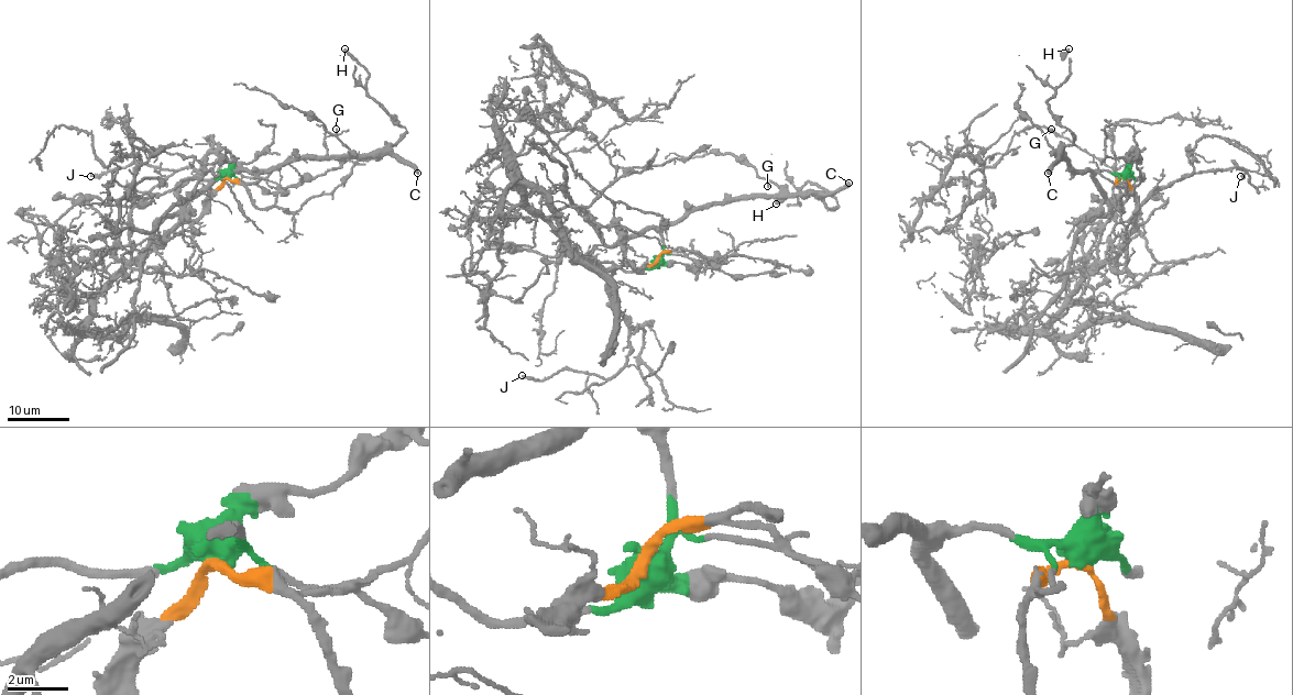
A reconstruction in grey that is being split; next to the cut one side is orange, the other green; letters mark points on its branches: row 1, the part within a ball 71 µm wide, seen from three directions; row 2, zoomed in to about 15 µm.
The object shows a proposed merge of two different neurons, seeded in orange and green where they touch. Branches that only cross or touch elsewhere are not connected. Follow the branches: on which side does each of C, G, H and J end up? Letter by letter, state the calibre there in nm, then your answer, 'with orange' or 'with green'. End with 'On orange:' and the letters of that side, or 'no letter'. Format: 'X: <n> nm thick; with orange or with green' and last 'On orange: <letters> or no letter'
C: 440 nm thick; with green
G: 200 nm thick; with green
H: 360 nm thick; with green
J: 340 nm thick; with orange
On orange: J

